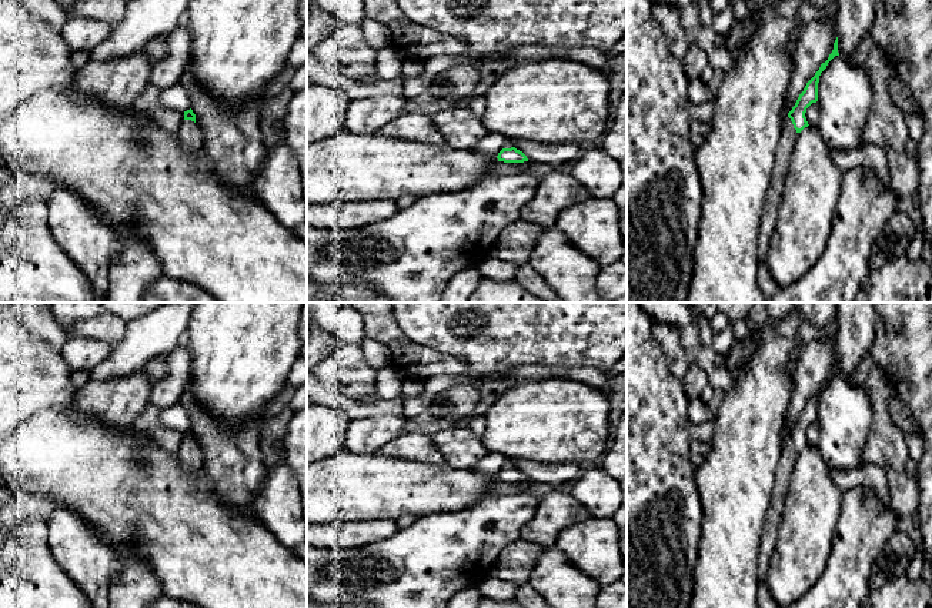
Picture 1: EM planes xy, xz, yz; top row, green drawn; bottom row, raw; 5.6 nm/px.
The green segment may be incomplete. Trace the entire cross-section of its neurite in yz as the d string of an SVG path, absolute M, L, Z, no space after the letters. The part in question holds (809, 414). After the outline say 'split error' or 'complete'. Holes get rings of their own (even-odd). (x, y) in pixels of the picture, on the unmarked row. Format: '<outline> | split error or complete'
M838 357L834 363L834 370L829 374L828 380L821 384L815 395L806 402L795 425L784 438L782 454L779 458L779 464L776 467L776 478L774 484L771 507L765 515L765 532L762 535L762 544L759 547L759 558L758 558L759 584L764 582L768 577L768 567L769 567L771 555L774 552L774 547L776 544L778 528L782 518L782 507L785 504L785 497L788 492L788 484L789 484L791 472L794 470L794 464L796 461L798 454L805 447L809 445L805 437L806 428L812 422L818 421L819 395L835 375L839 375Z | split error

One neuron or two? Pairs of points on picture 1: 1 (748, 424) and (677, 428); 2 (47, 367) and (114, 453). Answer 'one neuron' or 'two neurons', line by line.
1: two neurons
2: one neuron

